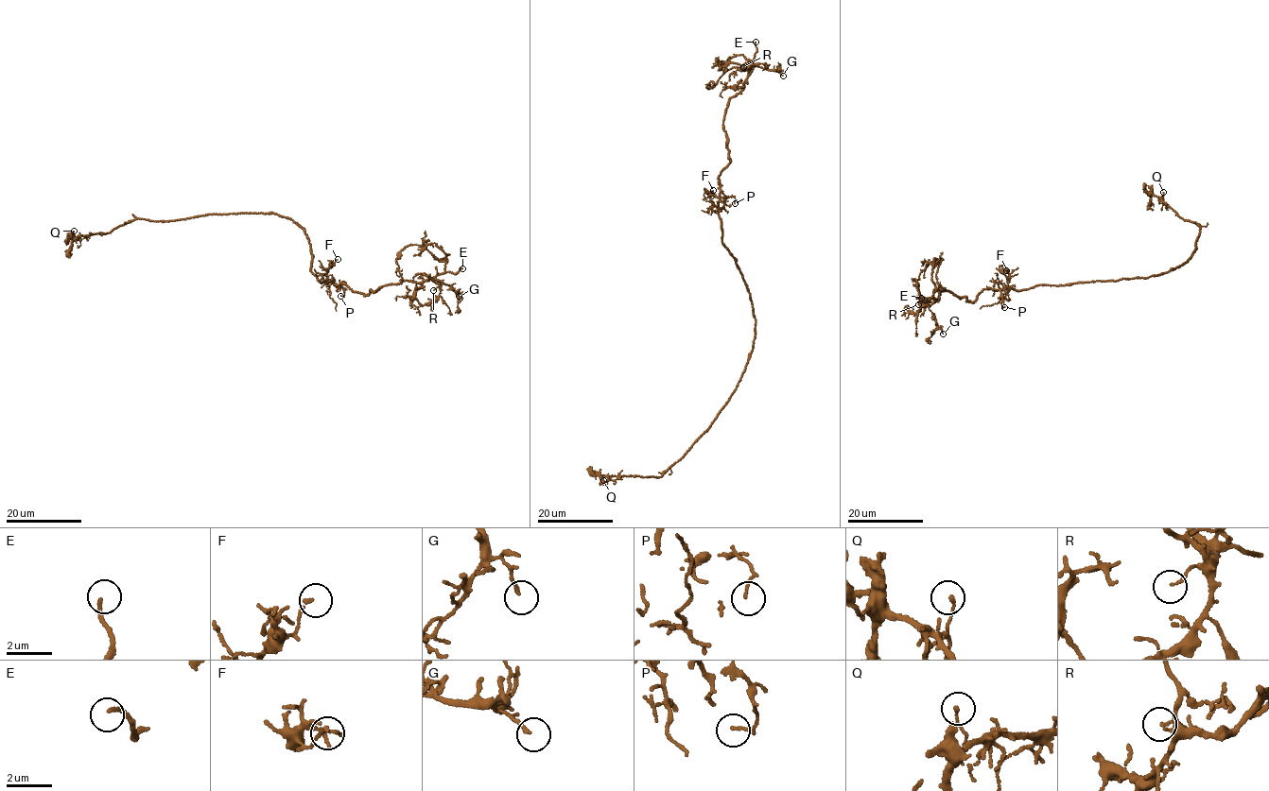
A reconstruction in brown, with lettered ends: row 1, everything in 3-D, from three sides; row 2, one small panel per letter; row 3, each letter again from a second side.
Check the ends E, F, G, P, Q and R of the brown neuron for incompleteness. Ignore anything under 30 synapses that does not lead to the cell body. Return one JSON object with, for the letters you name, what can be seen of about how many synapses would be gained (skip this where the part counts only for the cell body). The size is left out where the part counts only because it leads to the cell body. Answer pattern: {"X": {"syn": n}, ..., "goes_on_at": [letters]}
{"goes_on_at": ["E"]}

